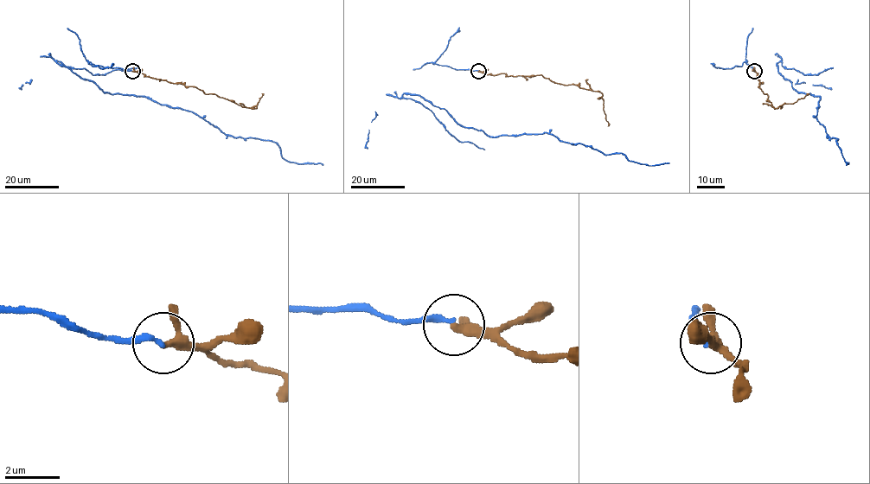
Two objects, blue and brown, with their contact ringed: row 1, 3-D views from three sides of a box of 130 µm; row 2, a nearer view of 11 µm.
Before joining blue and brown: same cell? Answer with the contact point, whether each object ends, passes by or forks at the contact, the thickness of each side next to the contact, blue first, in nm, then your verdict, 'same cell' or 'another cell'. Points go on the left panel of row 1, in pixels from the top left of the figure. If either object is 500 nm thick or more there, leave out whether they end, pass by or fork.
at (132, 71); blue ends there; brown passes by; 200 nm thick on the blue side, 260 nm on the other; same cell

